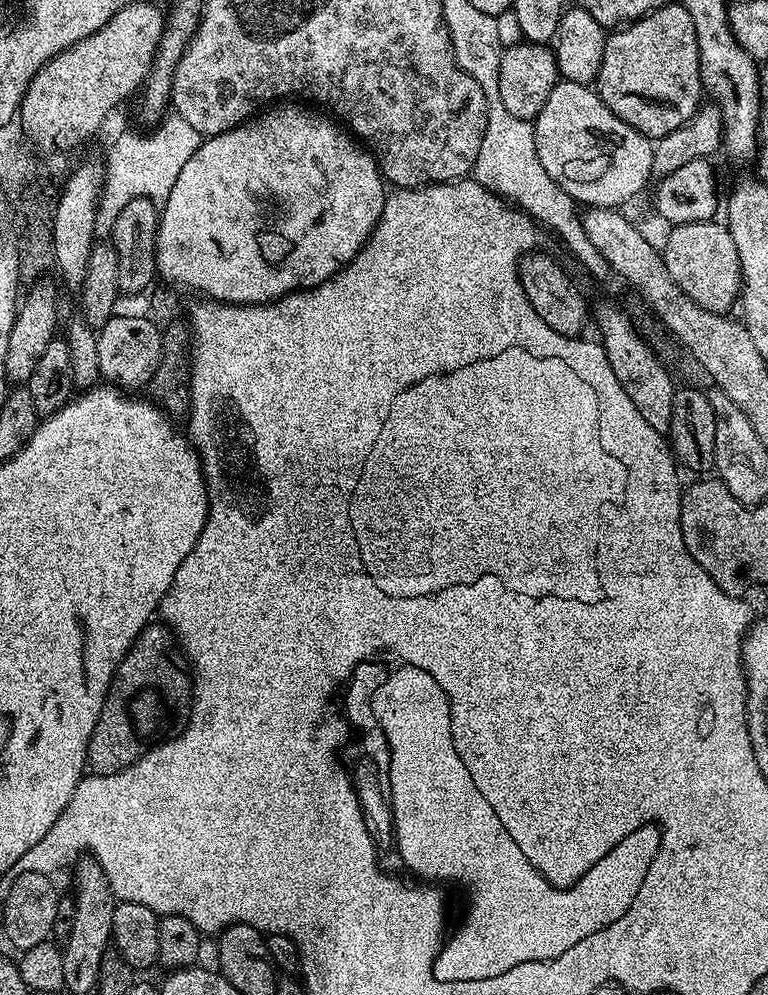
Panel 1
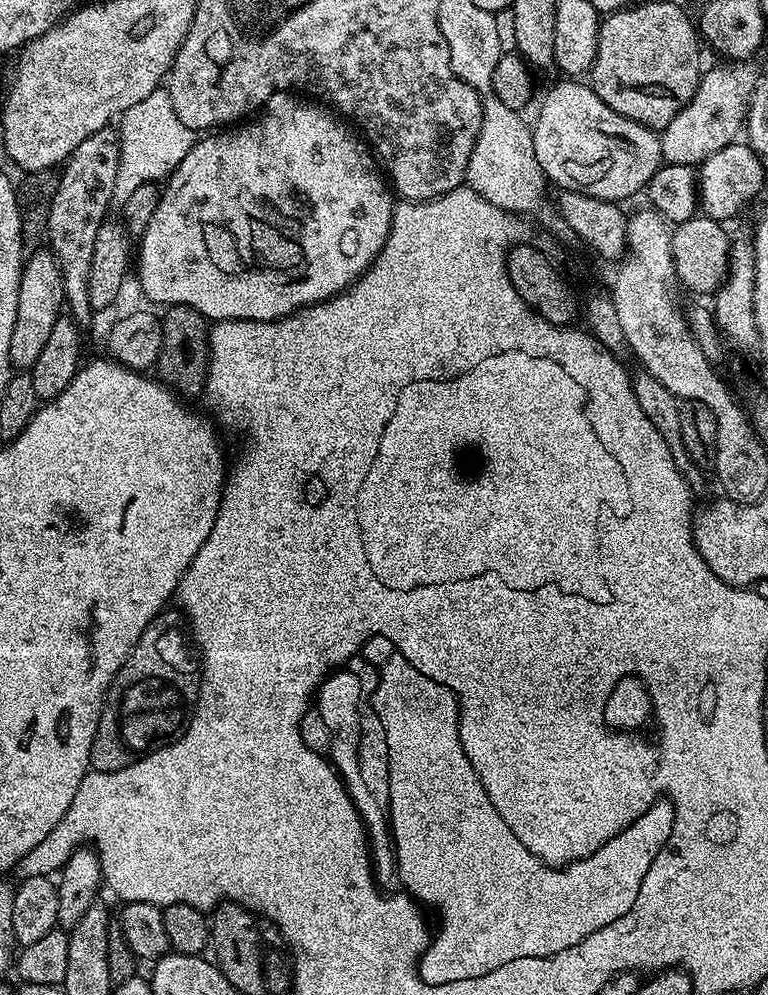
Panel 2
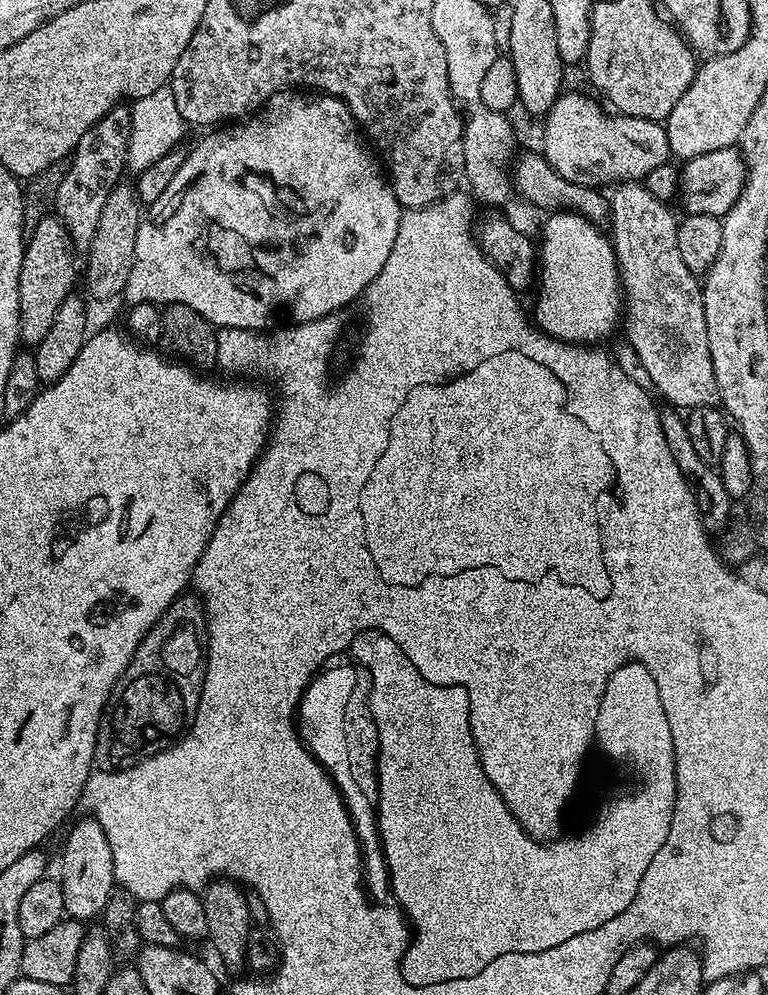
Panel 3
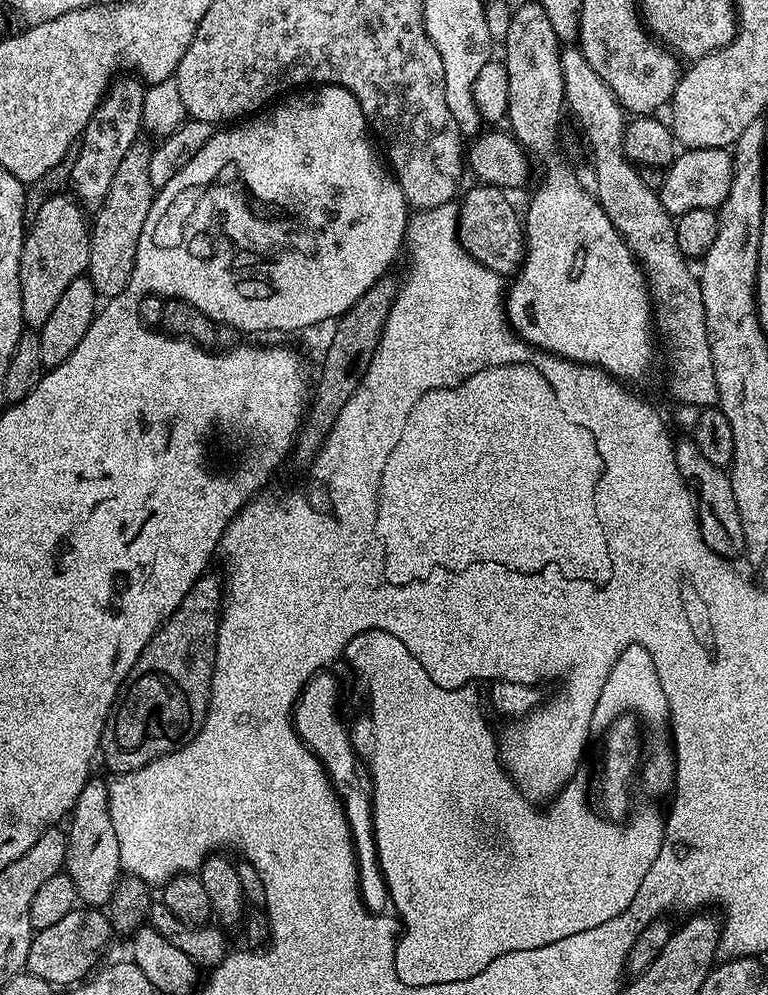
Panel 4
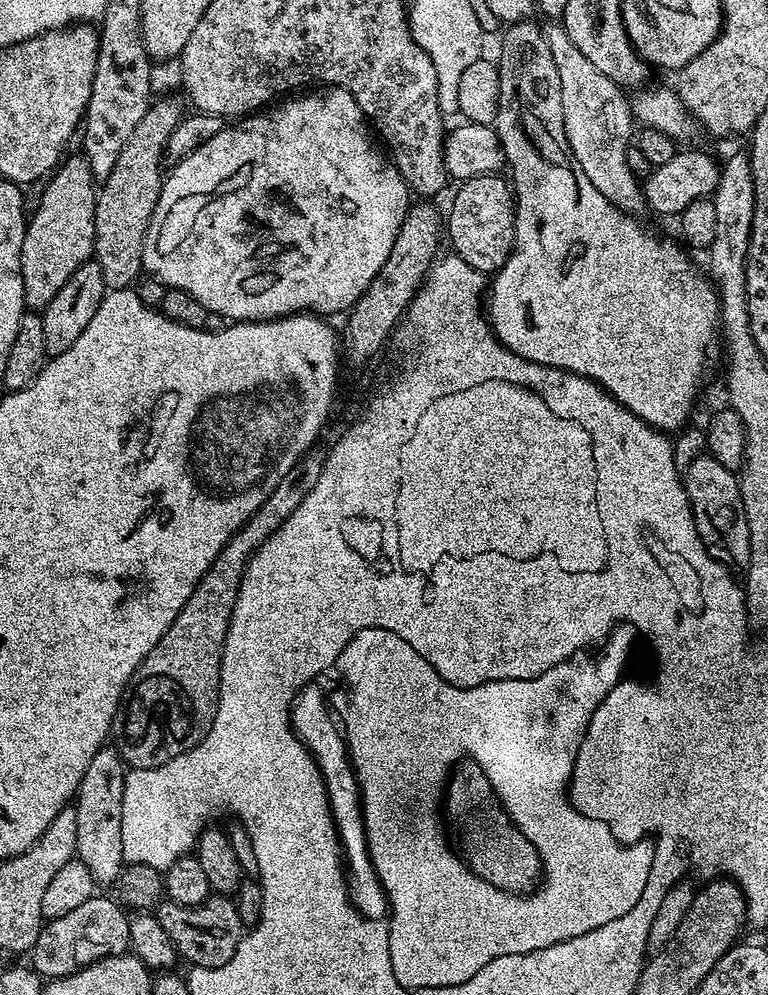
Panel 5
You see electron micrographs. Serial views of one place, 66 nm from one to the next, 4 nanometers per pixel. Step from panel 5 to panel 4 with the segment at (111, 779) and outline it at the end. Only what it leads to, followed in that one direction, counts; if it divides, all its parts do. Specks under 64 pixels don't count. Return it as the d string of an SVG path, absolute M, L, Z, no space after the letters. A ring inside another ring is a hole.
M89 779L82 794L78 794L78 802L70 813L72 825L66 828L68 845L64 868L66 875L76 883L79 903L84 906L107 905L116 881L122 876L118 834L114 834L114 822L110 822L108 809L108 784L96 779Z

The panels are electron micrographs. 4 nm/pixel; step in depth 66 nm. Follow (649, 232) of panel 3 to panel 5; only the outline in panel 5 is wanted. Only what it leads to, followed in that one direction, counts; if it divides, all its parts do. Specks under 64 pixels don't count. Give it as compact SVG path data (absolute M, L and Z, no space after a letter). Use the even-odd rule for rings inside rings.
M548 22L543 25L544 37L554 54L554 66L562 82L562 114L568 139L568 151L582 166L582 174L594 182L594 186L623 212L640 214L645 211L644 189L641 181L630 170L628 150L634 140L632 106L625 89L615 84L578 46L574 46L563 23Z

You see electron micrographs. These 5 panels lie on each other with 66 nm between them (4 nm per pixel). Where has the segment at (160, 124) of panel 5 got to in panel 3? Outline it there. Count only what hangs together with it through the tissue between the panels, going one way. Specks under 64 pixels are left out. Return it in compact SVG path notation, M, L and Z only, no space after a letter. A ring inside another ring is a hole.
M121 182L114 190L110 190L110 198L106 198L106 206L102 206L102 218L98 218L98 230L94 234L94 242L90 242L86 259L88 259L88 292L96 300L112 300L124 291L130 278L130 266L134 266L134 238L138 238L138 226L142 219L142 205L131 183Z

